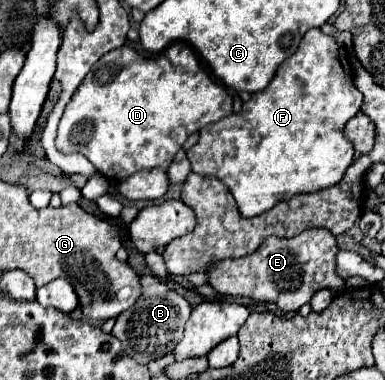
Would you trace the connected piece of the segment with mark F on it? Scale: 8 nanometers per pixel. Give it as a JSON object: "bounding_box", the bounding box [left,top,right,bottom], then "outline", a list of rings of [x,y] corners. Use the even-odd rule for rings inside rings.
{"bounding_box":[188,27,362,217],"outline":[[[318,27],[308,31],[298,51],[280,65],[272,83],[264,91],[252,93],[240,113],[200,129],[198,143],[188,149],[192,171],[216,175],[226,183],[244,217],[260,215],[264,209],[272,209],[276,203],[288,201],[296,193],[314,193],[336,185],[344,177],[346,167],[354,161],[354,145],[344,137],[344,125],[362,105],[362,95],[354,87],[352,69],[344,63],[344,53],[344,47],[332,35],[322,33]]]}

